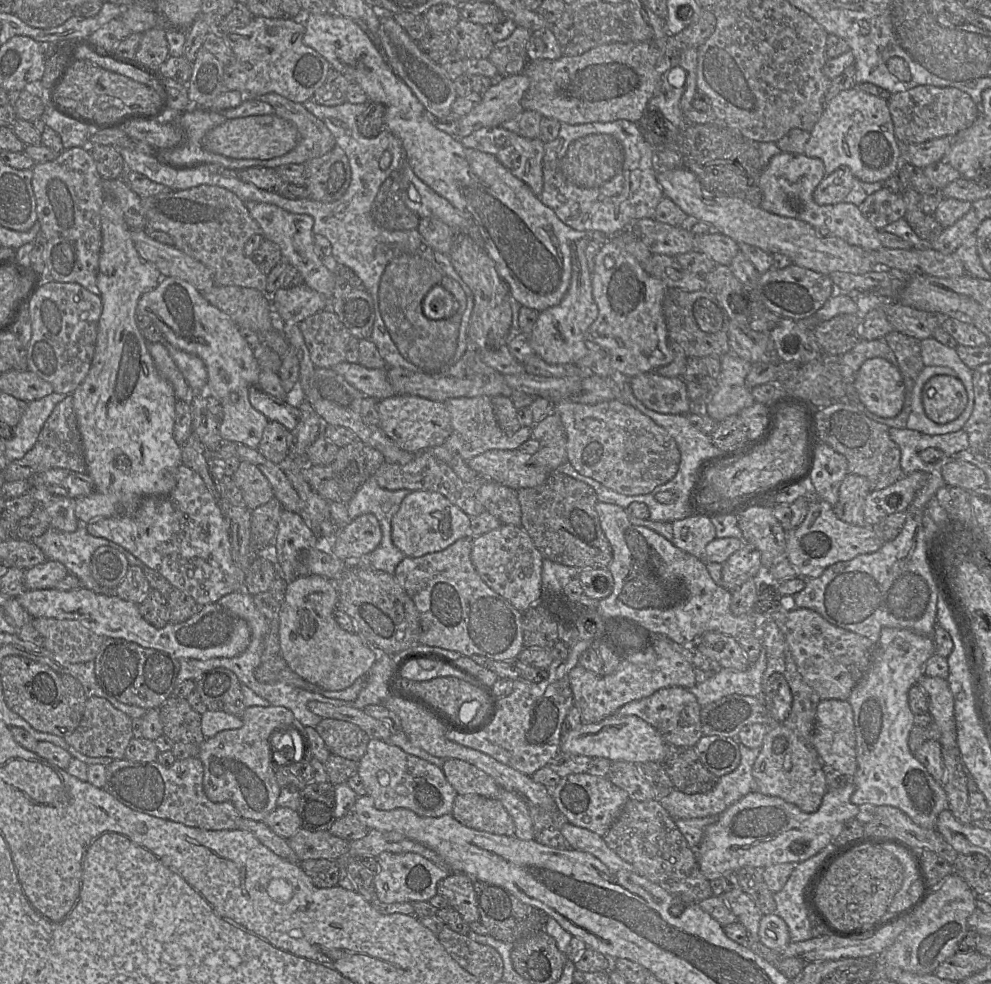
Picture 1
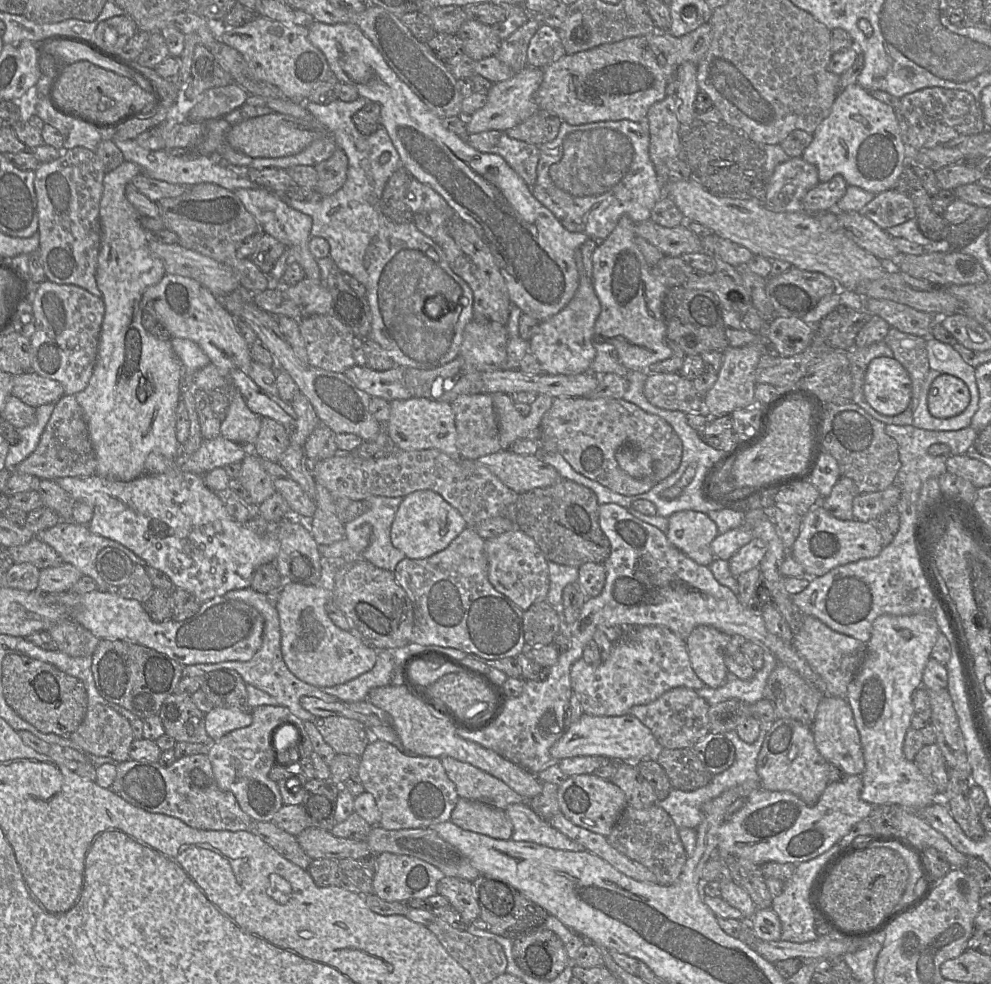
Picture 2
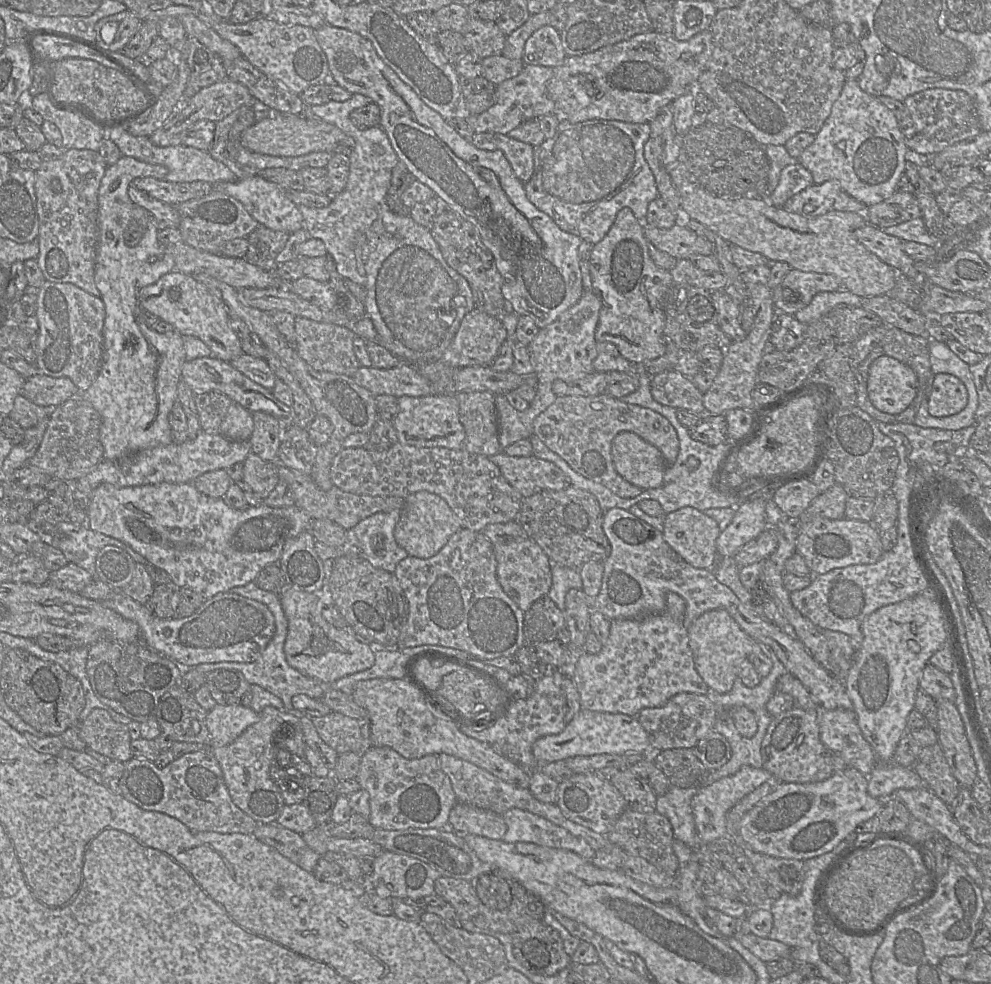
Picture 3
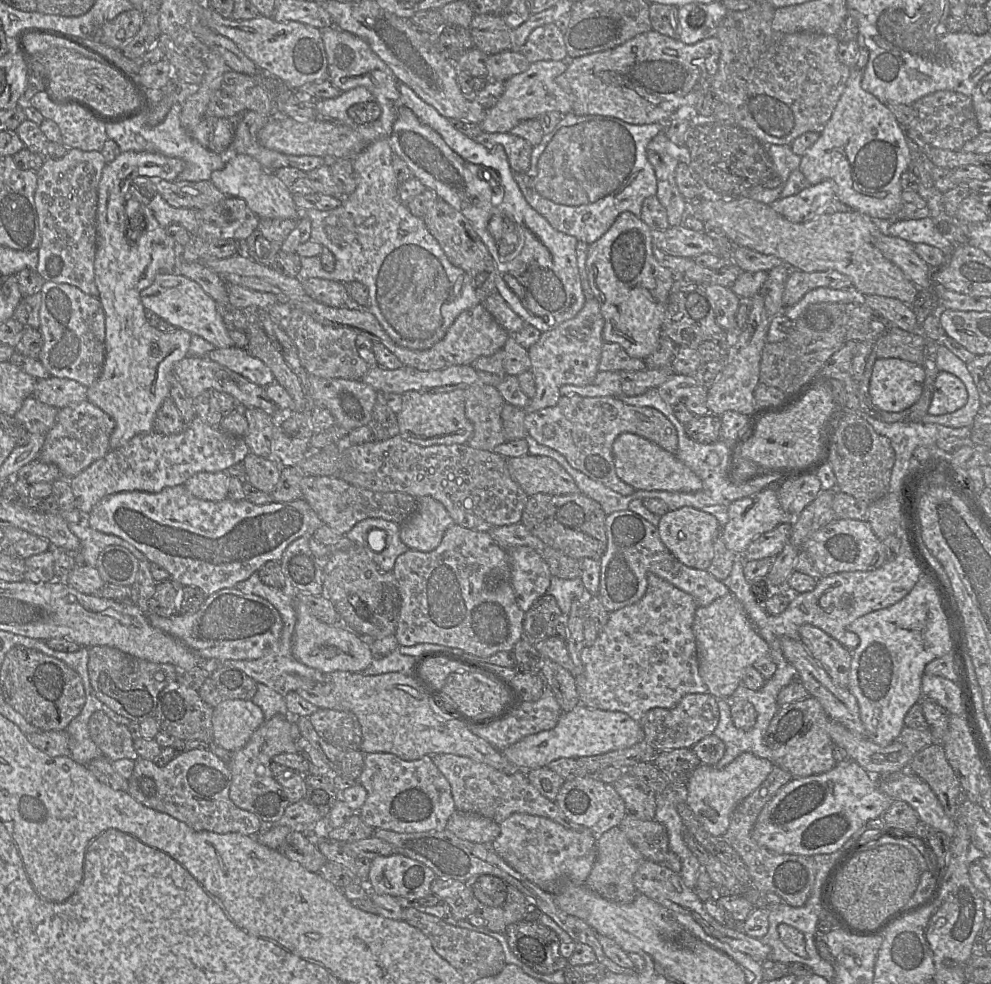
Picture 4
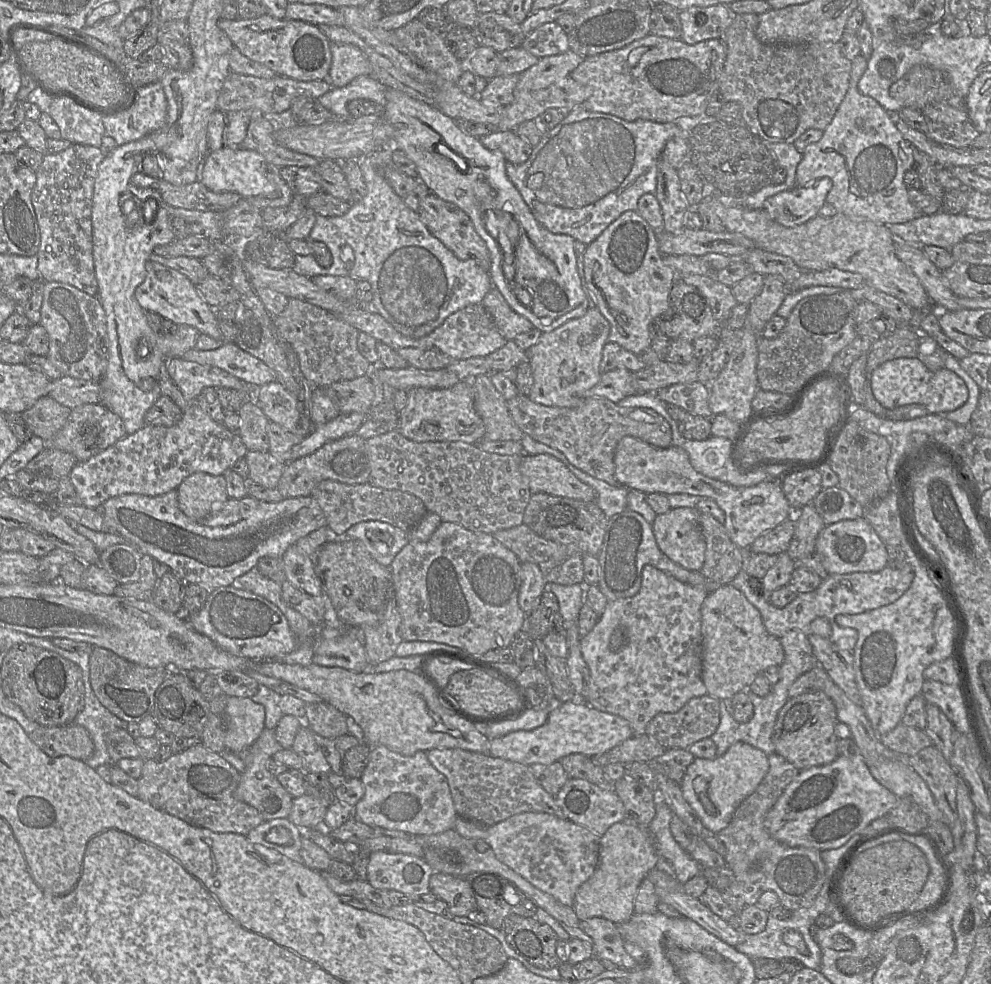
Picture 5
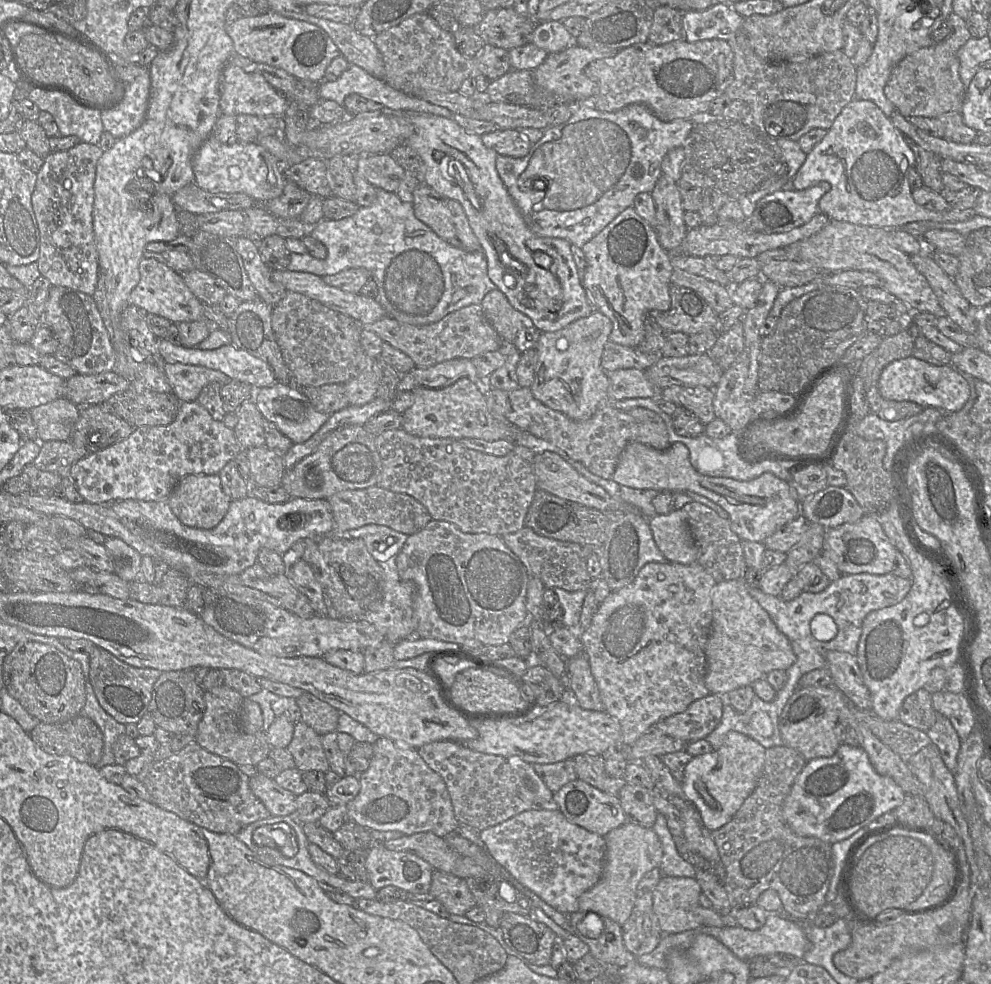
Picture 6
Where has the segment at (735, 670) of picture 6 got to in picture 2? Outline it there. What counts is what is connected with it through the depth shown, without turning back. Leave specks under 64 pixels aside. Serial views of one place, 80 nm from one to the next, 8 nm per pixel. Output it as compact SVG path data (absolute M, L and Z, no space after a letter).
M704 625L696 627L687 638L692 668L706 686L718 688L726 682L728 669L724 656L731 639L732 636Z

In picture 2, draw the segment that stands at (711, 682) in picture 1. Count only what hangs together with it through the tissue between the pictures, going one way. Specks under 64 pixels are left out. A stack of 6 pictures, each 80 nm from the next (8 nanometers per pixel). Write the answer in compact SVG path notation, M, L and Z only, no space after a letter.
M764 649L764 665L755 672L750 680L741 680L728 671L726 682L718 688L708 686L695 690L704 698L710 706L729 699L738 699L749 704L758 702L764 698L764 689L767 680L776 668L778 661L769 649Z

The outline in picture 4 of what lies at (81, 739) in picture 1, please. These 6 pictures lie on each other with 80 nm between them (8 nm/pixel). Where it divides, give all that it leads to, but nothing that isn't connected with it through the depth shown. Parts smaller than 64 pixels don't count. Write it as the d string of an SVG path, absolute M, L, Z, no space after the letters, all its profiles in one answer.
M103 711L91 715L88 729L91 739L109 761L139 758L128 727L114 722Z

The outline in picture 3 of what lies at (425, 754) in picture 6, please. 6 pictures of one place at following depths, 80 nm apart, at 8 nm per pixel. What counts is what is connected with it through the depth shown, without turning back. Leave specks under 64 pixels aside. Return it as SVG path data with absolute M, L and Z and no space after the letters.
M449 754L437 755L441 770L449 777L457 802L474 805L503 815L511 808L520 808L541 816L554 824L563 827L571 834L582 837L595 850L600 850L610 842L607 836L594 832L576 822L567 819L556 803L544 803L536 799L529 788L510 784L475 764Z

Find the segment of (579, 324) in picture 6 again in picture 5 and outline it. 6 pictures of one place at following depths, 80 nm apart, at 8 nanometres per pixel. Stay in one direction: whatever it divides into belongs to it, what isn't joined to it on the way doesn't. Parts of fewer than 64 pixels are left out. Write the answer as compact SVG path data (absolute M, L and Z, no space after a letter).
M589 307L579 318L571 319L547 333L528 351L533 373L529 398L538 404L552 407L575 407L584 399L584 393L600 380L600 362L604 345L608 342L610 323L597 307Z

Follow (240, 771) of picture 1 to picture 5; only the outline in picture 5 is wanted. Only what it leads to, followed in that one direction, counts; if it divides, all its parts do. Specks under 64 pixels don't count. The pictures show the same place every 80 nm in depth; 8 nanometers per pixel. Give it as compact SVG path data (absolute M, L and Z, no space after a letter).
M264 728L255 742L241 755L238 755L244 761L245 769L241 773L240 781L234 792L234 796L238 800L256 808L262 815L264 821L288 818L292 808L294 798L266 768L267 761L272 758L276 752L282 749L284 748L275 737L275 730Z

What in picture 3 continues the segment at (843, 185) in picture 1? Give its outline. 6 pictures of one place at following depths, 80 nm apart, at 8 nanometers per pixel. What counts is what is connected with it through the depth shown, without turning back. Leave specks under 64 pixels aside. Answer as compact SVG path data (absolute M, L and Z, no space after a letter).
M837 180L813 184L788 199L782 208L798 215L820 216L834 210L833 204L840 192Z

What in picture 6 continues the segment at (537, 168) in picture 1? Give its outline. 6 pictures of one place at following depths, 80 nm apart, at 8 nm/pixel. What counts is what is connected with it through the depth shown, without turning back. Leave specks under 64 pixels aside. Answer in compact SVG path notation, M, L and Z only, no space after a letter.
M499 129L481 135L483 144L495 150L499 155L513 158L525 157L531 144L521 135L519 130Z

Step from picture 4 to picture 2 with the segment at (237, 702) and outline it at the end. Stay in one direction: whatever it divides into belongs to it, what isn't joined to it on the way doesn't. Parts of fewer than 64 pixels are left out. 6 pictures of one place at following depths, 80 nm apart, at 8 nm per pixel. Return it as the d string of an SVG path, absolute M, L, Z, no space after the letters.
M213 707L205 714L205 729L213 741L235 729L247 727L251 723L251 713L237 708Z

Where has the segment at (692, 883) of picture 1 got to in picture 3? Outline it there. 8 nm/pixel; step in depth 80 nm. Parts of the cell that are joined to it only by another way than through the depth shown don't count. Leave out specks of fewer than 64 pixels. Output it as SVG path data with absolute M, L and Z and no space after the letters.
M625 809L607 837L611 843L620 846L627 854L644 858L665 873L677 876L680 863L673 852L674 836L672 825L666 817L658 812L640 813Z

